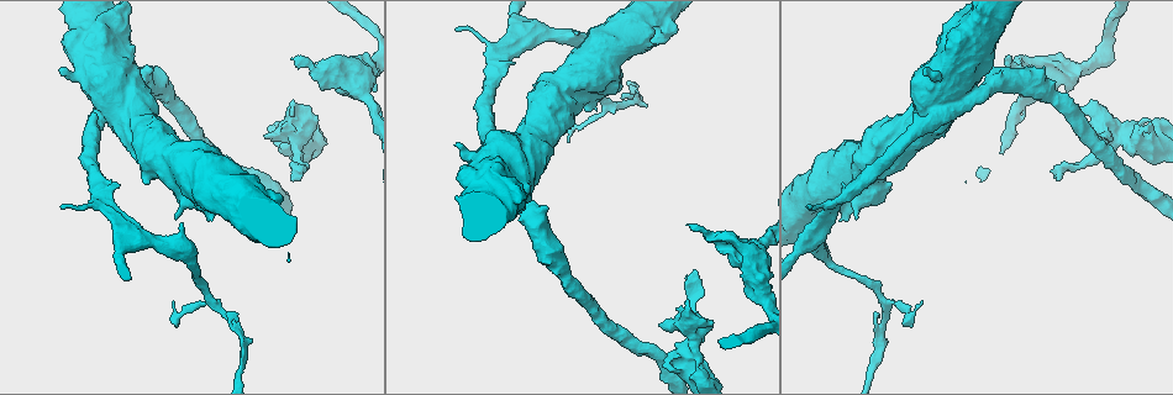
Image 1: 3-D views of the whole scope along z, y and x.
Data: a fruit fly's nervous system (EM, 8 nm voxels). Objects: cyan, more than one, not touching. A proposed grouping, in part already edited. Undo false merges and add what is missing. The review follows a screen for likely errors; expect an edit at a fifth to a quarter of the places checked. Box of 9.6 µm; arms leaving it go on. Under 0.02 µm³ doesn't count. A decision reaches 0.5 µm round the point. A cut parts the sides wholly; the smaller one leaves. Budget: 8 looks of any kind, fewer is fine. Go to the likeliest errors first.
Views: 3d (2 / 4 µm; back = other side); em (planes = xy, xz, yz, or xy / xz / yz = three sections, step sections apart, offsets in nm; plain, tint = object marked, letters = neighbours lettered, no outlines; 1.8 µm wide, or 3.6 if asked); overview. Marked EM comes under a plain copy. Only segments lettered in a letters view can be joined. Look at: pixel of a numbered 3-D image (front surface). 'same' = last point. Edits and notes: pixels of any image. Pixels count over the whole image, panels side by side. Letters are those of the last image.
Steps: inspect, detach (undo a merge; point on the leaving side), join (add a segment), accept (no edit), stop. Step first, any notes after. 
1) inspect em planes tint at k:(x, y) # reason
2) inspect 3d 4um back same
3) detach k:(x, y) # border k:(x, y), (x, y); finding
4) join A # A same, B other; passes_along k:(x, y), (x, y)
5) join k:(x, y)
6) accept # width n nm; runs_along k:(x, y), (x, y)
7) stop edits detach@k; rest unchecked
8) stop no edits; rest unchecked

inspect 3d 2um at 1:(321, 87) # an open end

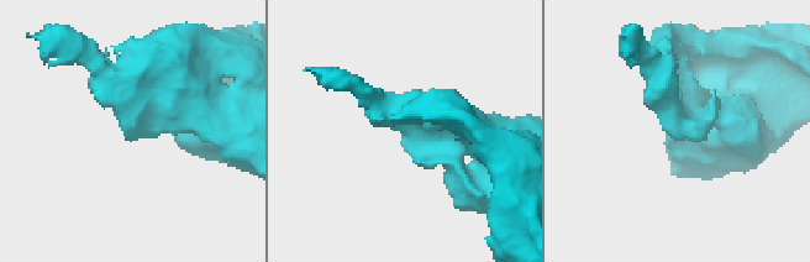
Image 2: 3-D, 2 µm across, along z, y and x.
inspect em planes letters at 2:(125, 133)

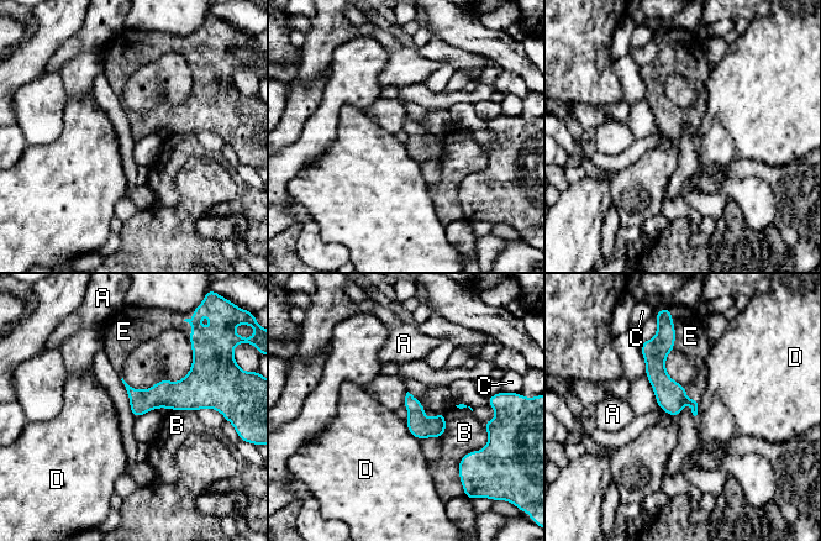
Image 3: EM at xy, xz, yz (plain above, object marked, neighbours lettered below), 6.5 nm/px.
join E # width 150 nm; A other, B other, C other, D other, E same; the cell continues

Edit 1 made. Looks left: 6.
inspect overview # see it whole again

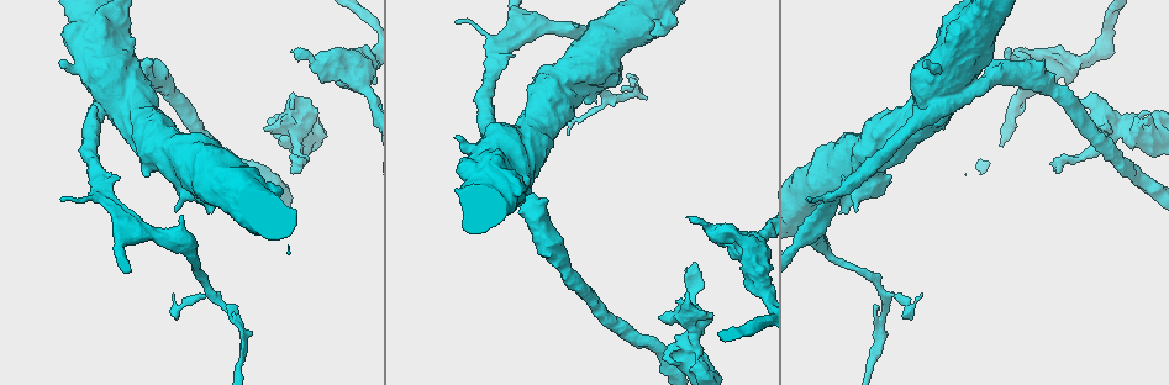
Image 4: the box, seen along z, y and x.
inspect em planes tint at 4:(856, 211) # stops while still wide

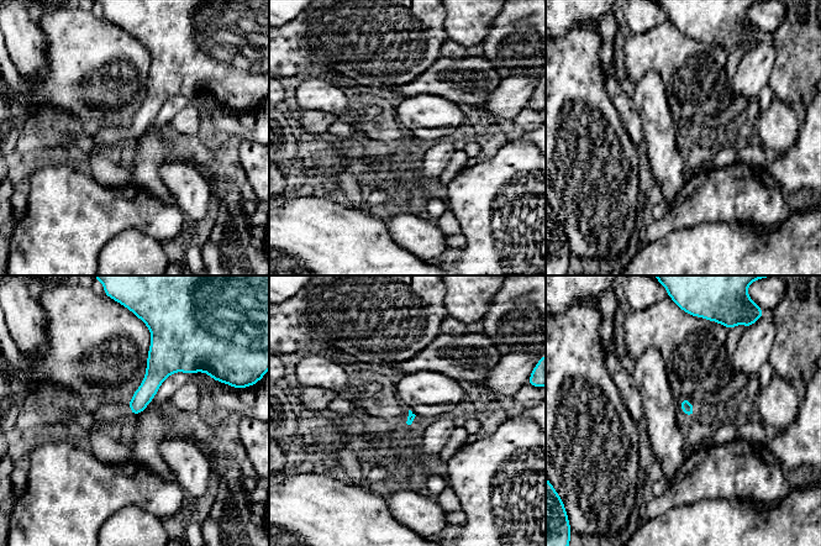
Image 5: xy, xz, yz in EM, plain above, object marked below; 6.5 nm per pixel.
inspect em planes letters same

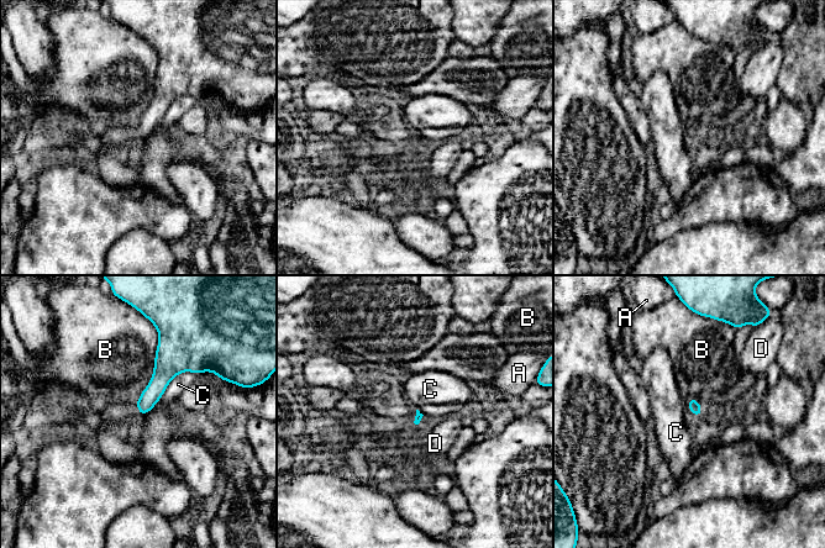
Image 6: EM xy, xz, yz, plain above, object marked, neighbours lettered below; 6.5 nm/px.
accept # A other, B other, C other, D other; no lettered segment goes on from it

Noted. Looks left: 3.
inspect em xz step 16 tint at 4:(980, 85) # closes a loop

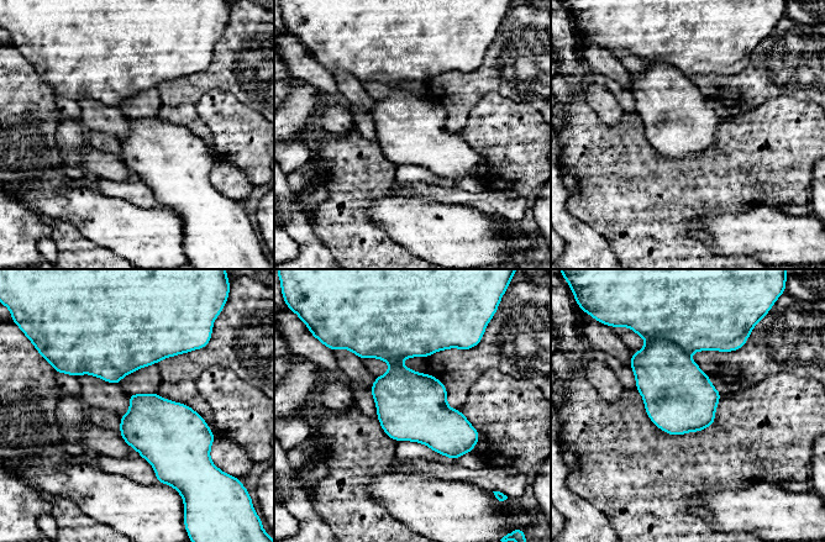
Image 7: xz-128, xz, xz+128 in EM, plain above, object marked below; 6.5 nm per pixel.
inspect em planes letters same # another direction

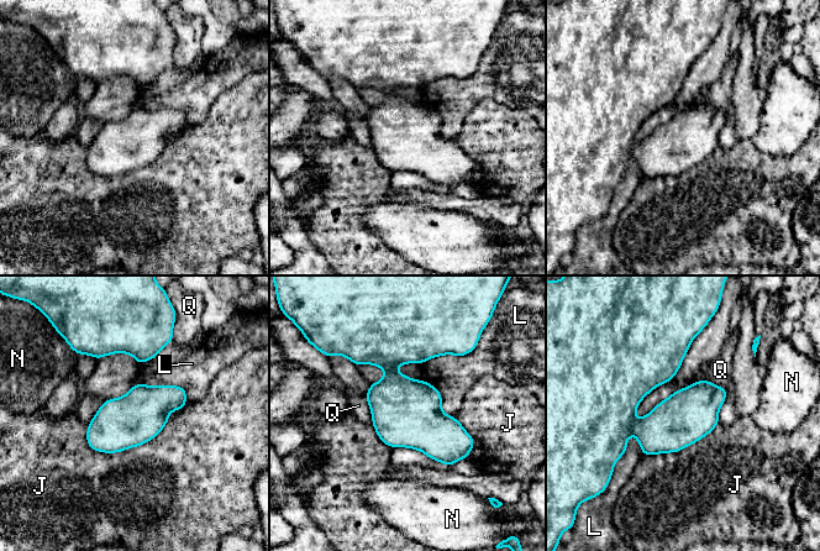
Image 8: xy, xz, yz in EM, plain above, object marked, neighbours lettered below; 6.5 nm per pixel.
detach 8:(668, 428) # longest_contact J 550 nm; J other, L other, N other, Q other; a second cell is stuck on

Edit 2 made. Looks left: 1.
stop edits join@3, detach@8; rest unchecked

